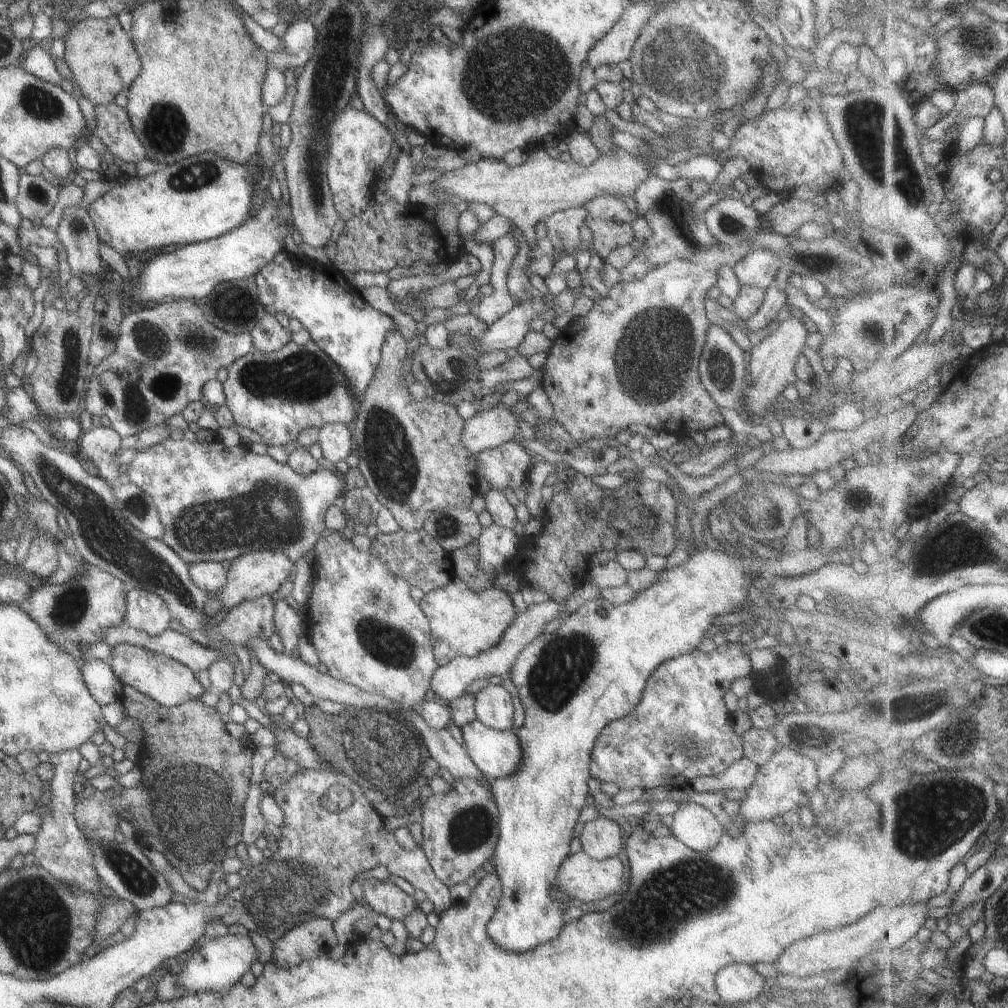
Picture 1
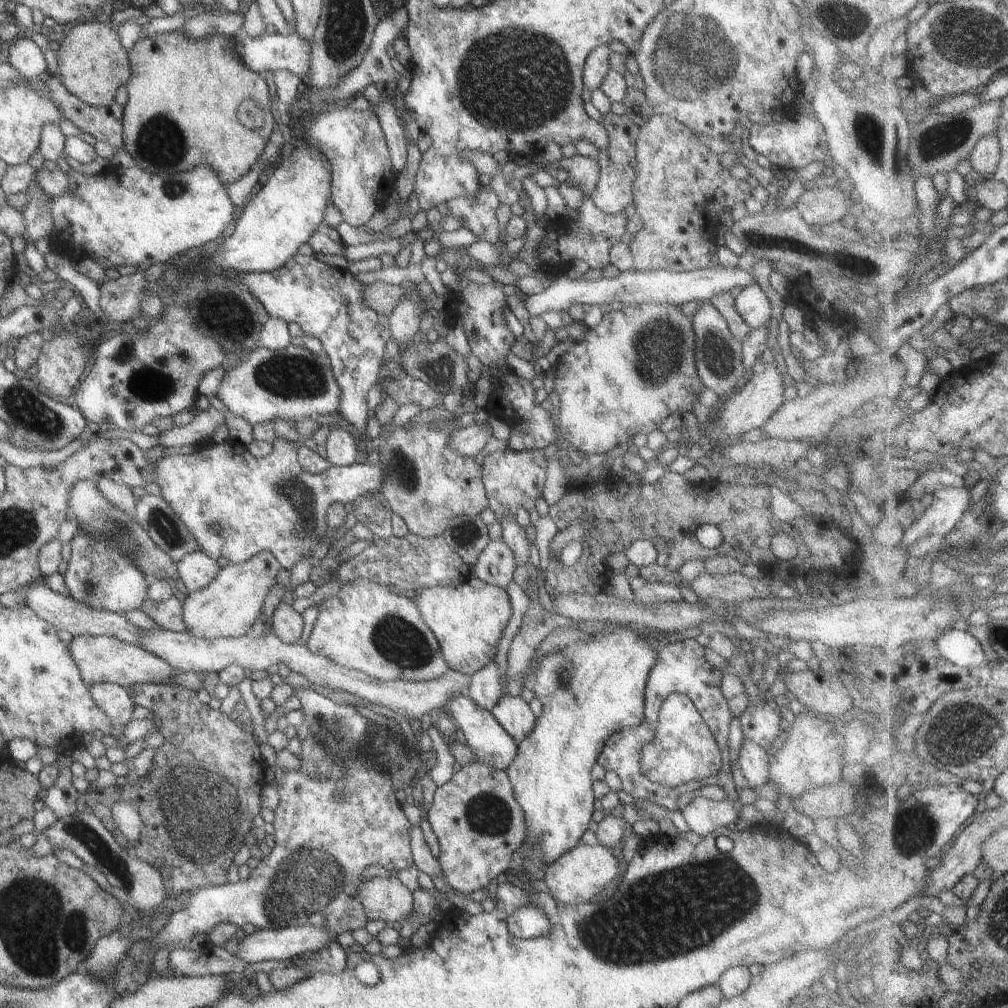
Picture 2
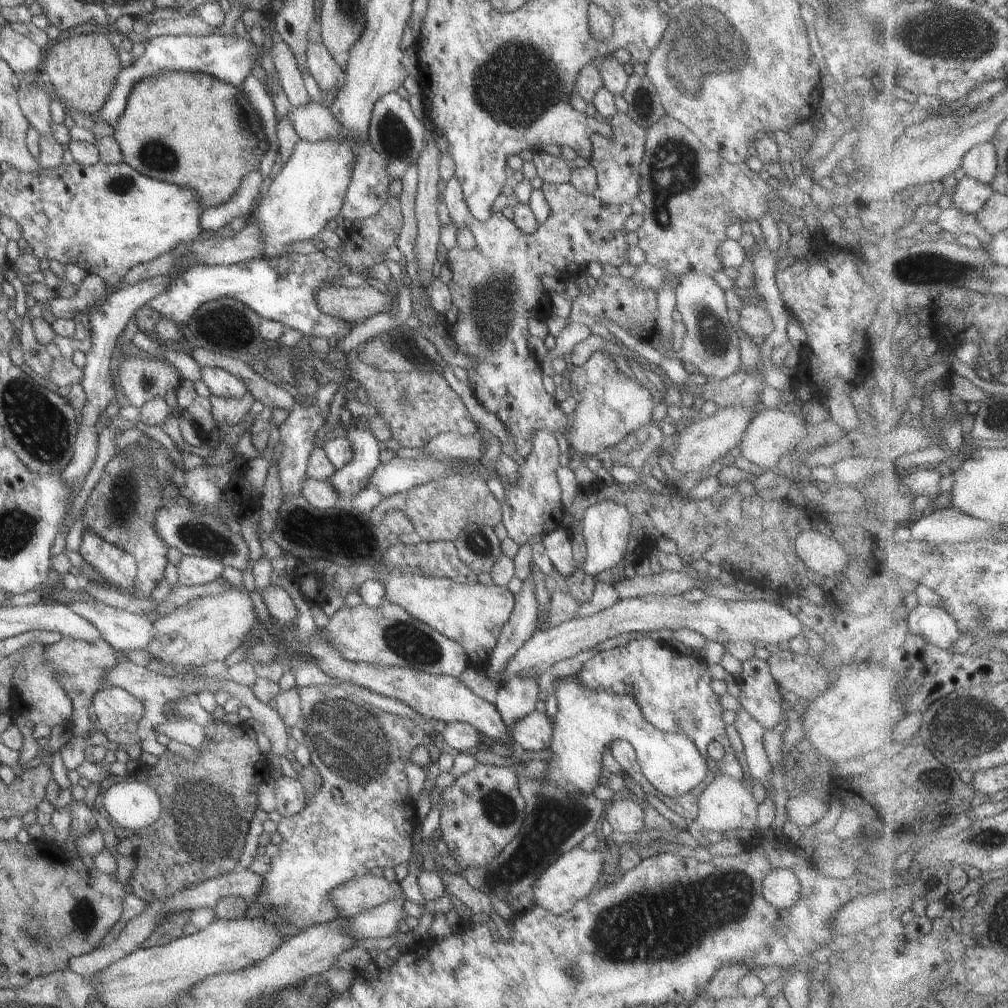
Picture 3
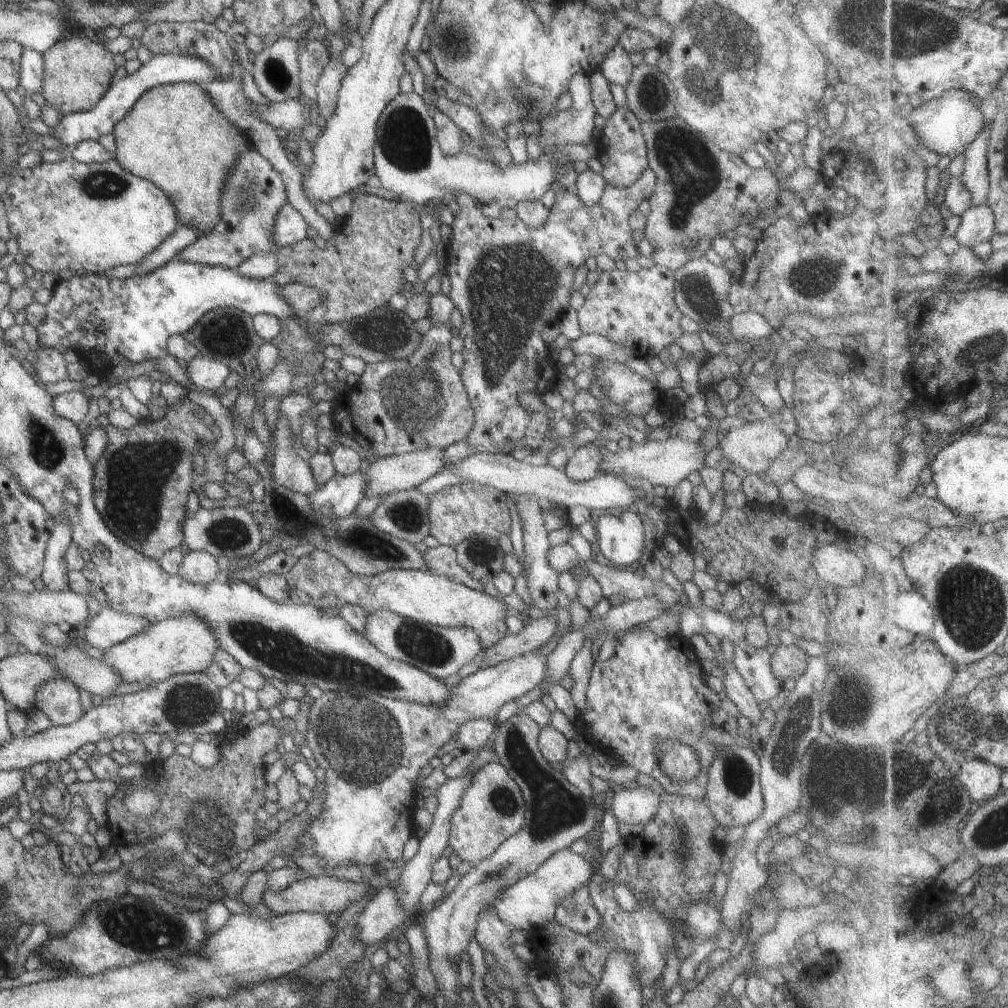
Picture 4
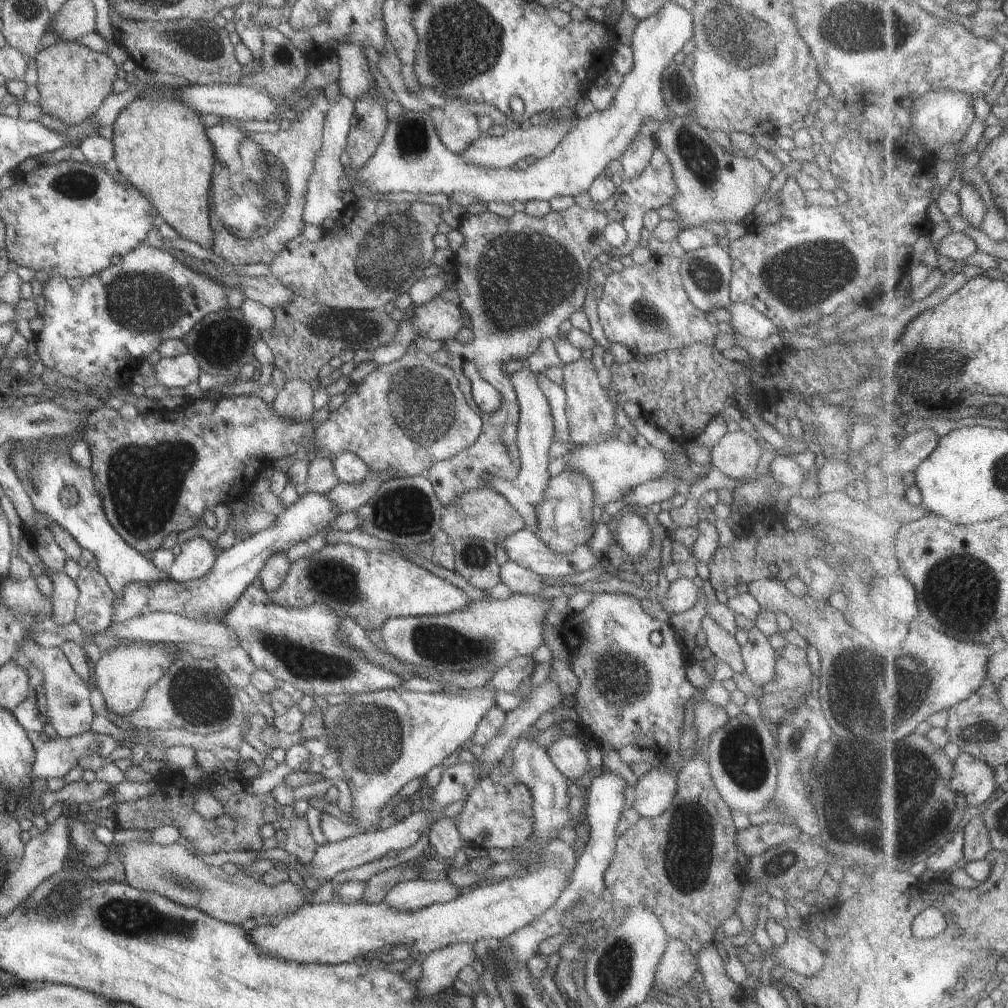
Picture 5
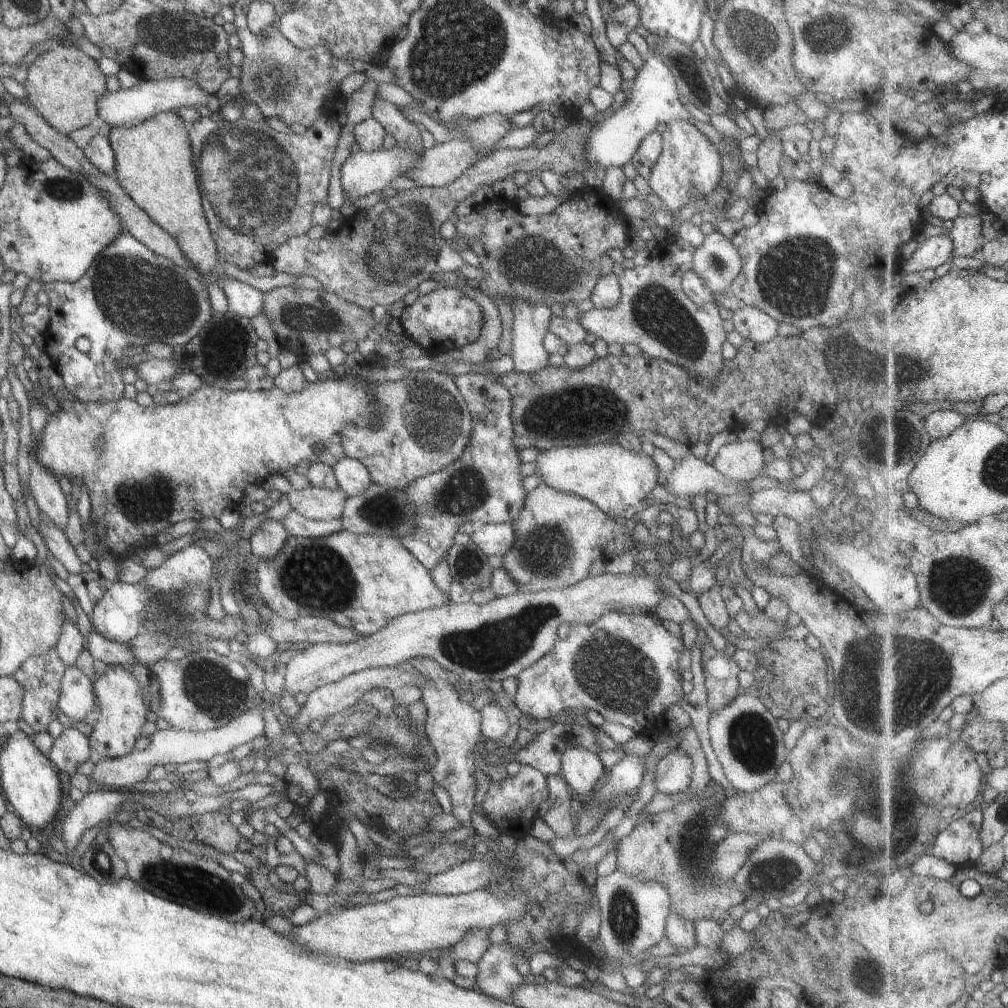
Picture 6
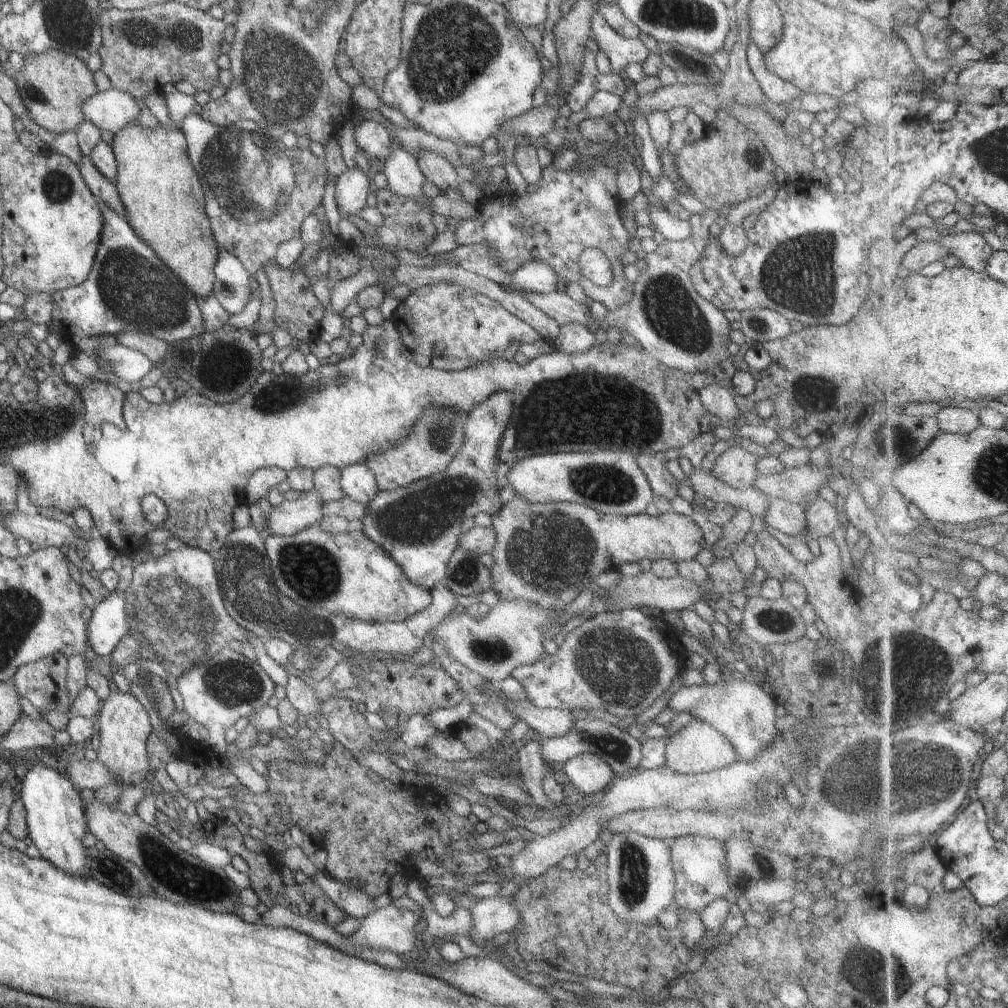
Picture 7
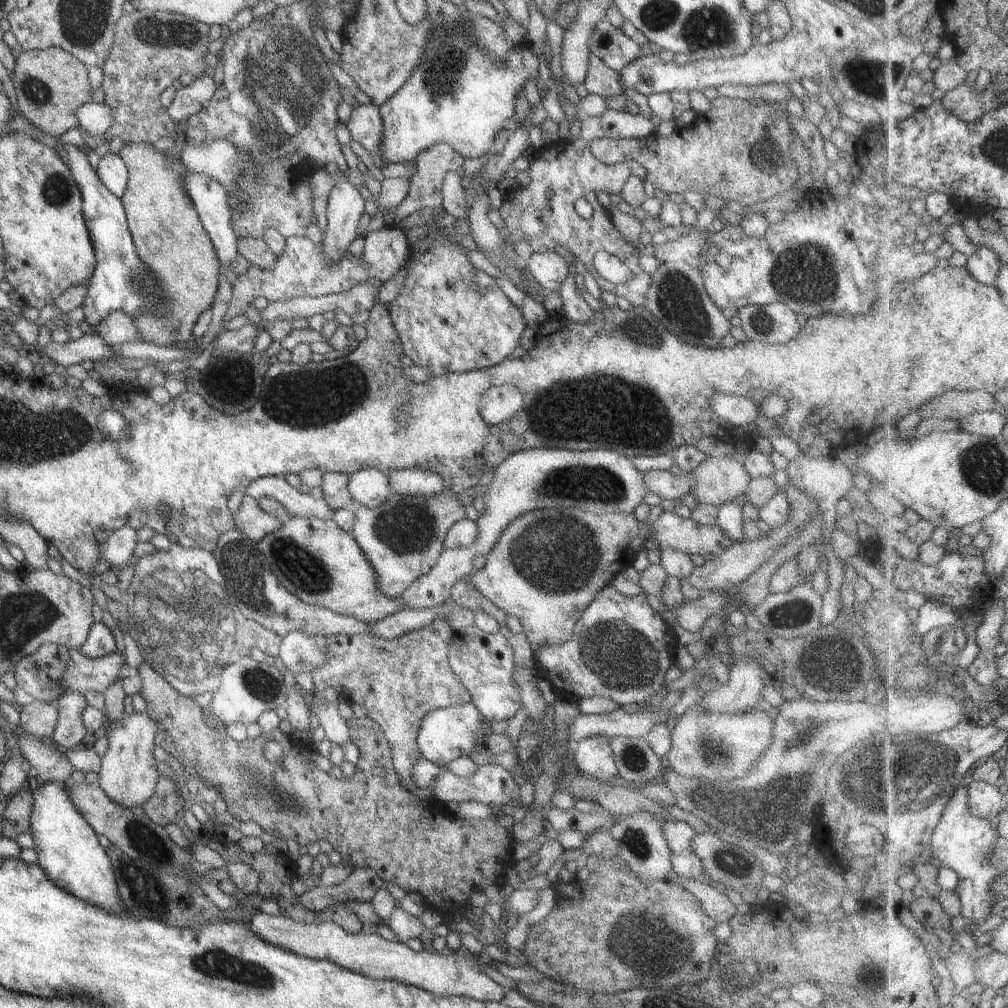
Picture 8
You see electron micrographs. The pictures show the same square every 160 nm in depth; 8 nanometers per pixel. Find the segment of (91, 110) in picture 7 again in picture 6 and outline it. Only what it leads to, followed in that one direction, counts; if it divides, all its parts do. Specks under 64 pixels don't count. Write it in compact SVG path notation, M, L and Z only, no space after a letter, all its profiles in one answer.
M174 77L149 79L134 79L132 85L127 88L121 88L116 92L108 92L101 94L97 98L97 121L98 123L113 126L136 126L148 120L157 113L177 110L177 108L195 106L206 106L211 110L216 109L220 104L217 103L217 96L207 94L203 88L199 88L197 84L189 78Z

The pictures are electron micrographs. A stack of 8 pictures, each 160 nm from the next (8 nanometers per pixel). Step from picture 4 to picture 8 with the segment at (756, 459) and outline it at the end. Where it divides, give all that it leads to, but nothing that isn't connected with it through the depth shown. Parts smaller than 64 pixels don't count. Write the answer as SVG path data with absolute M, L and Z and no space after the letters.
M738 456L707 457L688 472L691 496L699 503L718 507L743 494L751 480Z

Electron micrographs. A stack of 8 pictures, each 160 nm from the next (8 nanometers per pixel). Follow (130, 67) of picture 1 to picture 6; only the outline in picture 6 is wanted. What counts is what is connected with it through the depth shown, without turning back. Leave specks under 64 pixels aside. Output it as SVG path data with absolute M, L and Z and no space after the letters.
M57 45L41 52L29 64L23 87L27 93L25 101L33 106L34 112L58 134L69 135L95 123L97 120L97 98L105 94L105 76L99 65L77 47Z

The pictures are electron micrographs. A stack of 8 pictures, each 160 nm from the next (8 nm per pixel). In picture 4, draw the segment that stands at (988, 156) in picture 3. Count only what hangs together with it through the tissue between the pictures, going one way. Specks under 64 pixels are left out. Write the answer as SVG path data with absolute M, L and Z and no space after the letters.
M984 129L974 142L971 142L967 151L962 155L965 159L964 171L960 176L963 184L973 194L973 205L988 204L990 192L989 173L989 144L991 134Z

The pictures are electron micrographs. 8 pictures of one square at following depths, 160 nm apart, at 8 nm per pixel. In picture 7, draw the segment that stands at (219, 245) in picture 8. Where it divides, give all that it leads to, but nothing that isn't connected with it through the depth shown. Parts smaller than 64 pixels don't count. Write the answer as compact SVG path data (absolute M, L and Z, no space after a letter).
M219 249L214 261L212 296L227 314L242 311L249 301L248 272L236 256Z

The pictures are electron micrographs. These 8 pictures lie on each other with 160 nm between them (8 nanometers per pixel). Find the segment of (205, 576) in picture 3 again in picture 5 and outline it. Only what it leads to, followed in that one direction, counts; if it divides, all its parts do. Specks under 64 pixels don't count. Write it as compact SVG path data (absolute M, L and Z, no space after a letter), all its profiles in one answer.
M191 538L180 544L180 552L167 568L171 581L189 582L205 576L215 563L215 548L205 538Z

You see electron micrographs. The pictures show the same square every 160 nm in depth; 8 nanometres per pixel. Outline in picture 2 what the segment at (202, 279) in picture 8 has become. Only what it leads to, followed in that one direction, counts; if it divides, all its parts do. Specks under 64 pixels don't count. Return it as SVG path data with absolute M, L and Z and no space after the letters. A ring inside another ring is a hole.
M171 30L170 32L159 32L155 36L139 36L133 44L131 50L128 53L129 60L129 80L127 80L125 89L127 89L127 102L122 106L122 130L123 134L123 150L131 156L135 164L133 167L139 168L144 172L154 174L175 174L175 172L183 172L183 170L191 170L193 166L197 164L209 164L213 168L213 172L217 172L219 176L219 182L223 185L227 185L231 182L241 178L253 164L259 158L265 144L267 144L270 134L275 130L275 120L271 114L269 94L267 91L267 84L264 82L262 74L257 72L252 72L243 64L243 60L235 54L233 50L233 38L234 34L229 34L229 36L223 36L223 34L213 34L213 36L207 36L207 38L187 38L183 36L181 32L176 30ZM245 98L250 98L255 105L261 108L261 114L263 112L263 122L259 128L249 130L245 128L239 118L237 118L237 108L239 104L245 100Z

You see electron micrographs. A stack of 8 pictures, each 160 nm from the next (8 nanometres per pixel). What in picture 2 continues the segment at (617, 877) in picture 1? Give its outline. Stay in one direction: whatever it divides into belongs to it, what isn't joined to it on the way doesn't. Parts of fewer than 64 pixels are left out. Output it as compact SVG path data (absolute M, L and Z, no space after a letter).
M577 844L544 868L542 880L554 902L569 906L589 902L599 890L605 888L615 878L618 872L618 862L609 850L597 844Z

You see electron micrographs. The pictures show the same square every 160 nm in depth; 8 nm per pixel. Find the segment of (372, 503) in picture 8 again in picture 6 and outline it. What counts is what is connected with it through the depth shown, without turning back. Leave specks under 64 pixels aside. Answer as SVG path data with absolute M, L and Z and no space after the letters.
M353 458L337 460L333 464L332 472L338 489L343 490L346 497L361 494L372 484L365 466Z

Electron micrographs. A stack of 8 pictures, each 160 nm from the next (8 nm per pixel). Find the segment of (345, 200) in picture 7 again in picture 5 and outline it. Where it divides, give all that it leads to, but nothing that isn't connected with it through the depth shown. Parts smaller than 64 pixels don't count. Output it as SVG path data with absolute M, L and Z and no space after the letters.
M665 2L657 12L653 12L651 16L639 21L635 30L633 30L633 36L631 36L632 68L623 77L621 85L614 90L612 104L609 104L609 108L599 112L593 110L585 118L578 119L575 128L569 130L549 154L537 158L534 162L529 162L526 168L511 169L513 166L485 168L485 166L467 164L459 158L459 154L455 153L453 149L443 146L439 141L435 128L433 128L433 122L425 111L413 112L403 108L397 117L387 122L379 144L377 144L371 158L361 166L361 170L357 168L353 172L351 168L346 168L345 172L351 178L355 178L355 182L359 182L367 189L374 190L377 193L410 192L420 195L441 193L447 196L451 193L462 192L475 197L477 202L484 204L488 202L511 204L515 200L522 203L529 200L549 201L549 198L556 195L573 197L583 193L597 176L608 172L607 164L609 164L609 161L617 160L621 156L623 148L629 146L631 138L635 134L639 134L639 126L645 118L661 124L661 122L667 122L667 120L677 117L667 110L667 104L665 104L665 98L663 98L663 92L661 92L661 76L663 76L661 72L667 64L672 64L673 56L680 52L682 46L691 39L692 29L691 12L685 10L683 6L675 4L675 2Z

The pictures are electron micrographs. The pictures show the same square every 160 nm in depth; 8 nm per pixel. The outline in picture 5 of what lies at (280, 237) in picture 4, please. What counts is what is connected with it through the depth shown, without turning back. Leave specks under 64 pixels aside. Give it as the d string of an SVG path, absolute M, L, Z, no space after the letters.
M338 93L336 100L329 103L325 116L323 116L323 127L321 132L321 147L313 158L313 170L307 178L307 187L303 194L303 210L301 210L301 222L303 226L319 225L325 218L335 220L339 214L346 212L346 206L341 202L342 192L351 191L351 186L345 178L346 172L339 161L341 152L345 149L345 138L349 131L349 120L353 114L353 101L347 96Z

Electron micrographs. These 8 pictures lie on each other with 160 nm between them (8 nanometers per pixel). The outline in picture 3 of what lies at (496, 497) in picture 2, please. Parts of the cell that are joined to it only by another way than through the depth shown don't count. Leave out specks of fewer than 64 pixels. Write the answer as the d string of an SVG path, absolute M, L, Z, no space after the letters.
M535 432L529 454L517 462L515 486L499 480L504 491L503 500L497 500L501 516L500 523L503 524L507 537L519 546L527 542L533 535L541 536L562 526L562 504L555 475L559 466L559 455L557 440L551 432Z

